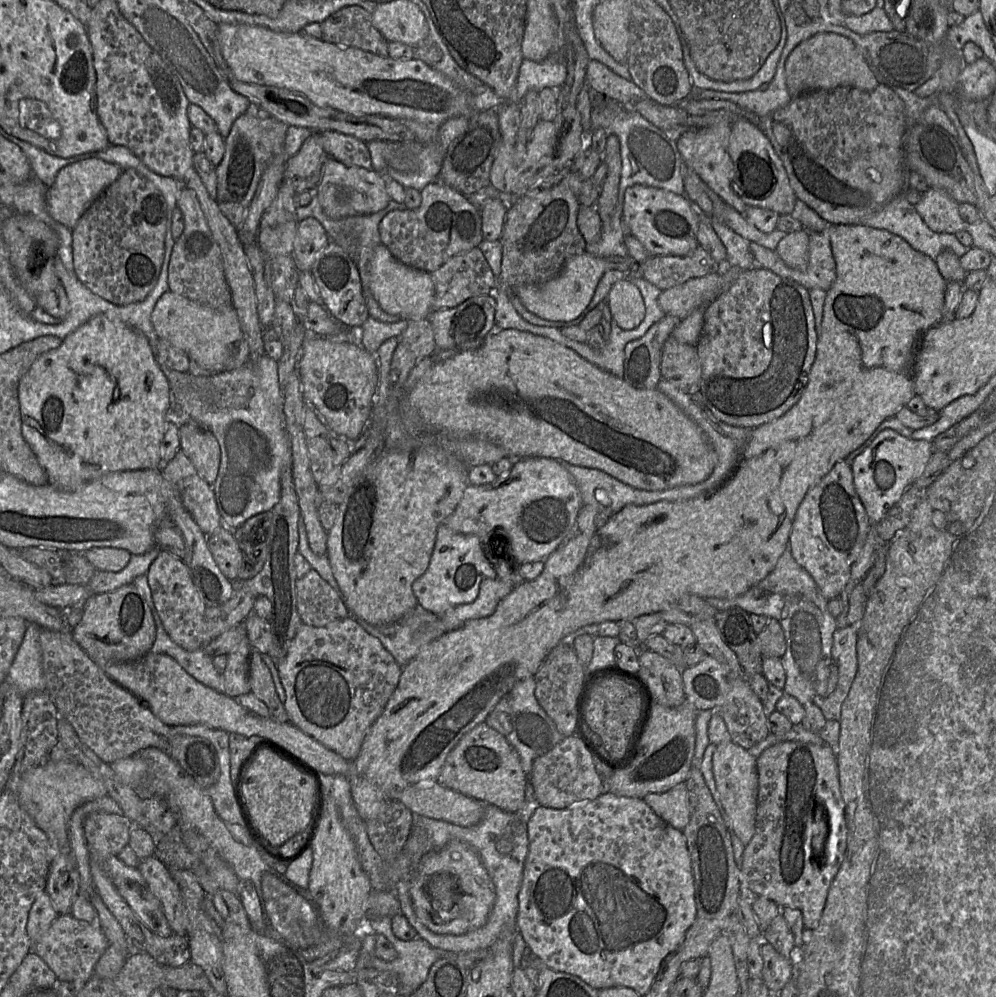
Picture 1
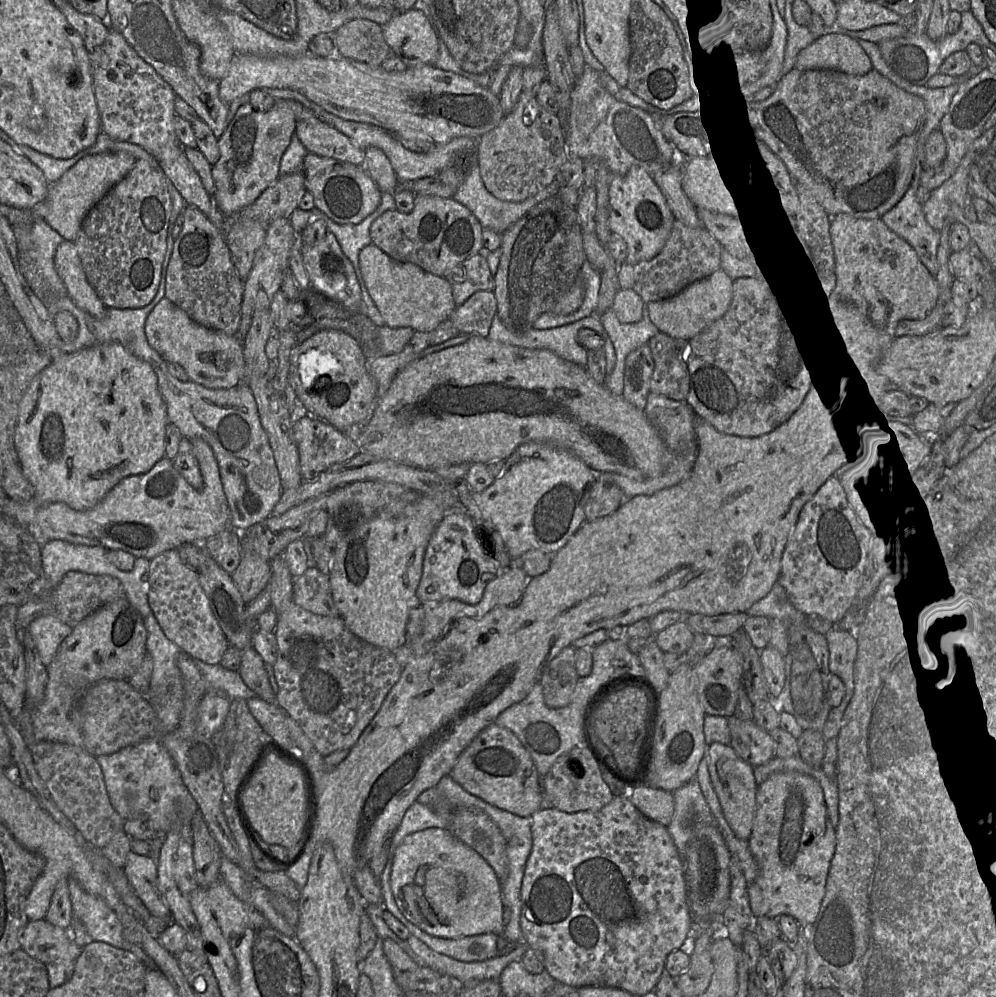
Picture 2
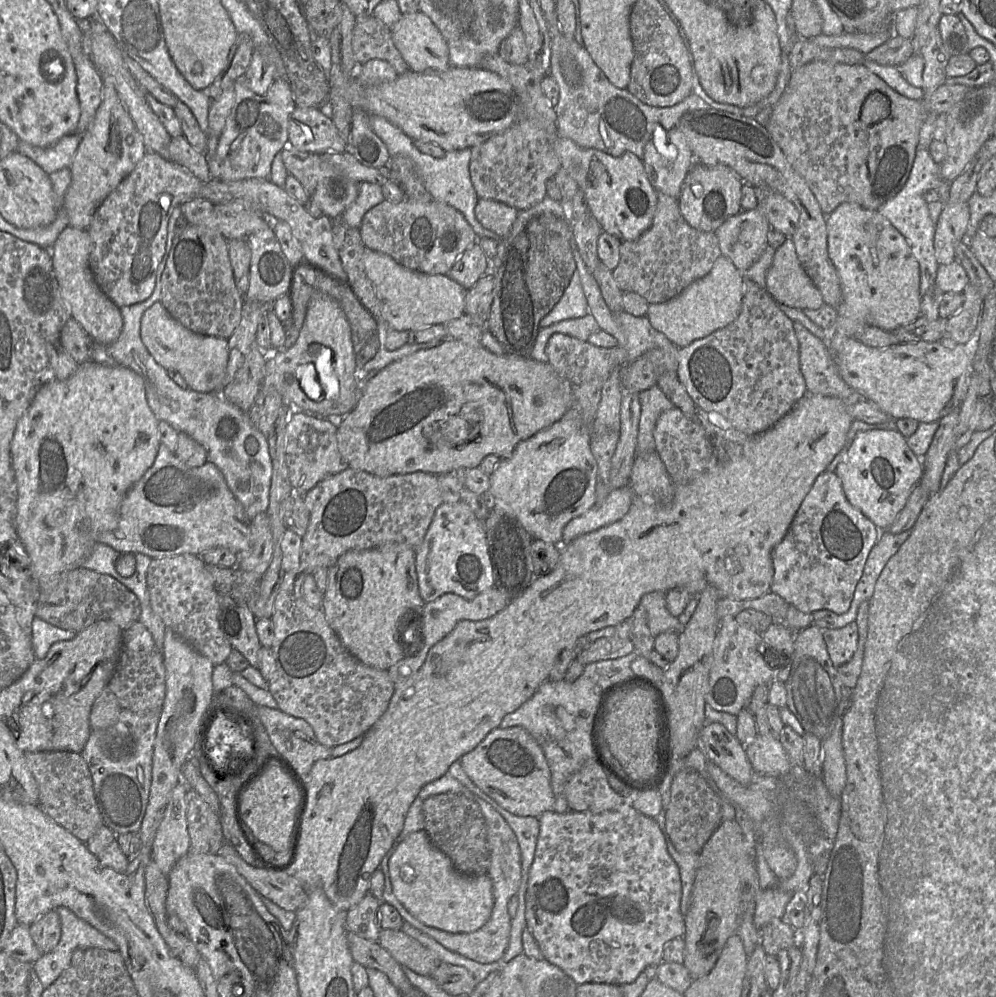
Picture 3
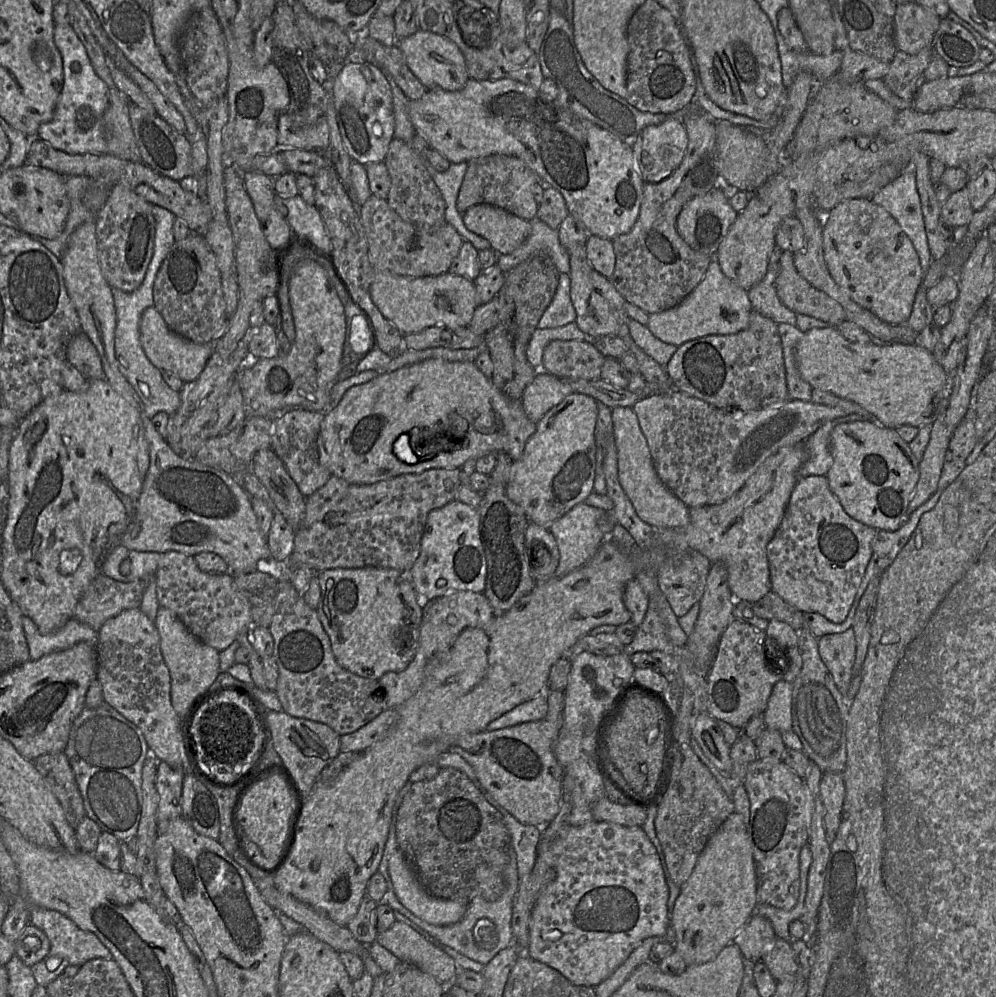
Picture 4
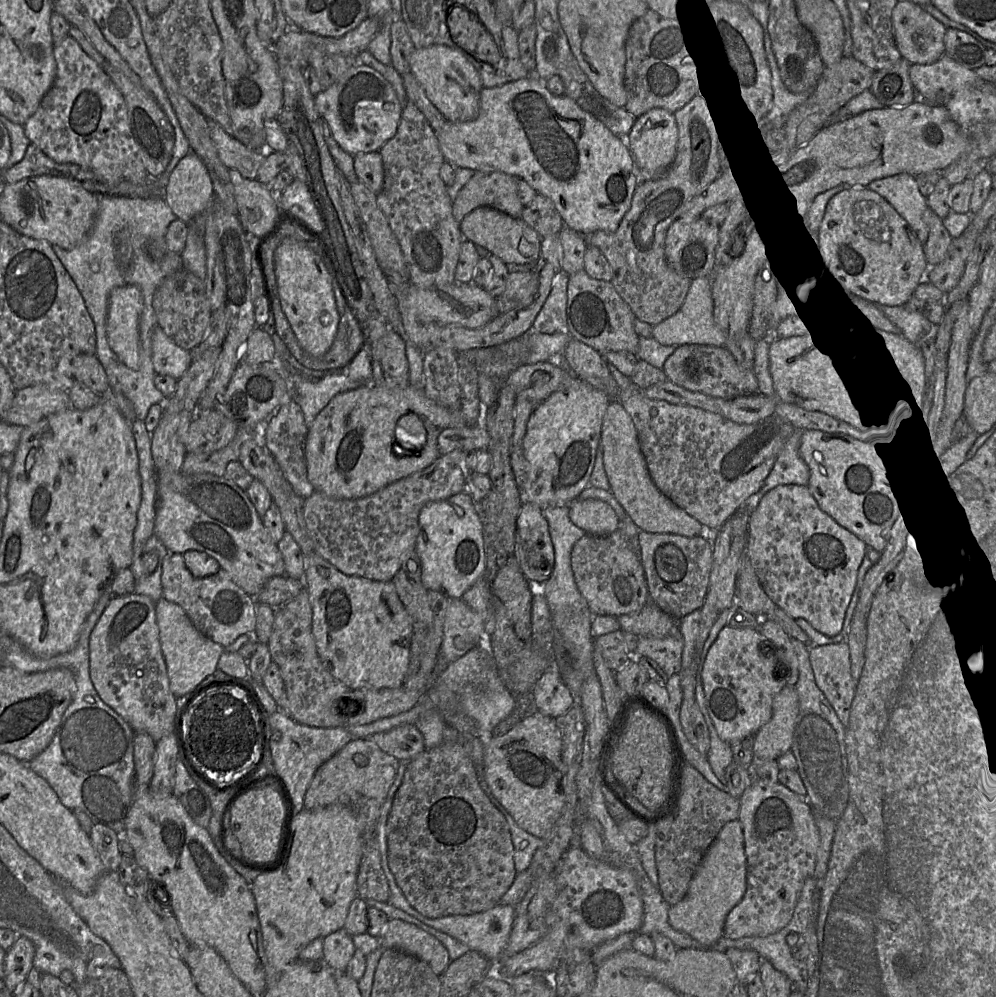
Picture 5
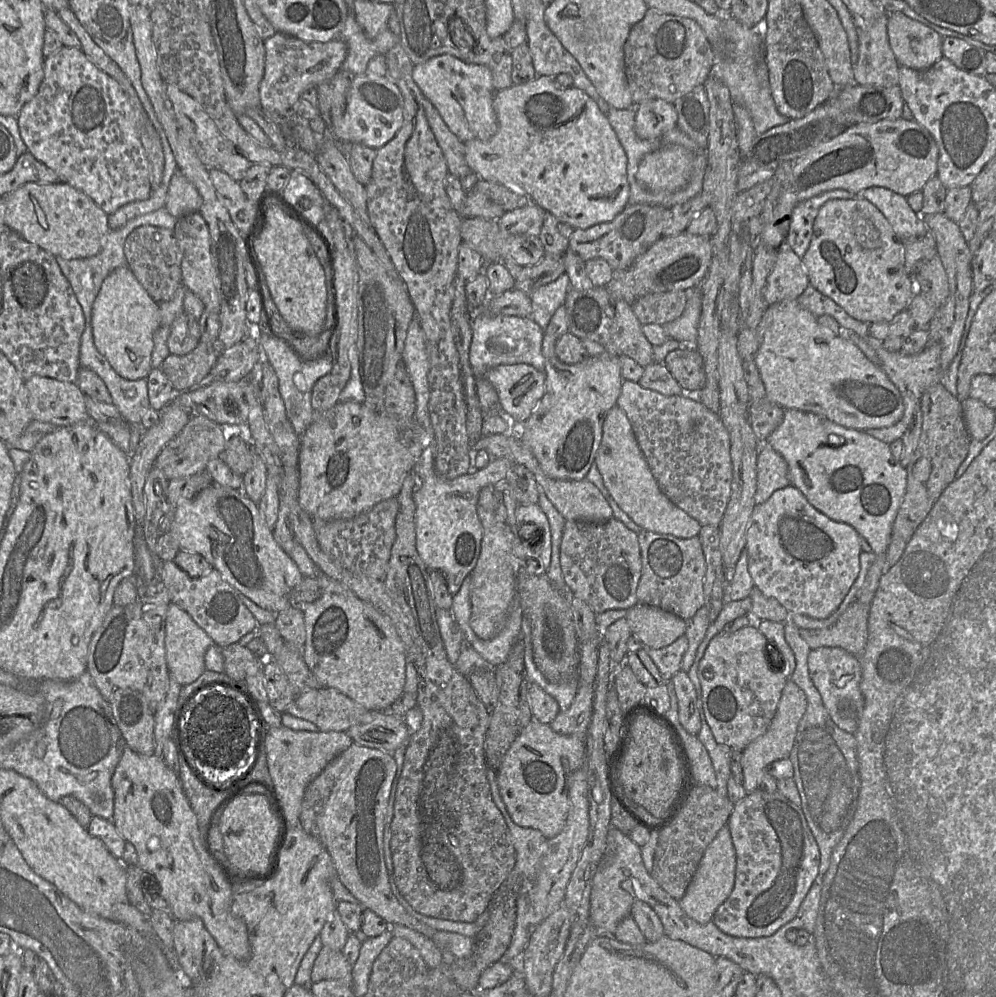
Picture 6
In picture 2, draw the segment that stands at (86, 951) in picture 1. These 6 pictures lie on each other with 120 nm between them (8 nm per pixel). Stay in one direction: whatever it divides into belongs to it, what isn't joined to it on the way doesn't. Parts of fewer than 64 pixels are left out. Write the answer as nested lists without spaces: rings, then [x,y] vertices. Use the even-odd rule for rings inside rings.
[[[45,919],[29,920],[20,936],[21,949],[44,963],[75,962],[83,948],[75,943],[69,928],[55,926]]]

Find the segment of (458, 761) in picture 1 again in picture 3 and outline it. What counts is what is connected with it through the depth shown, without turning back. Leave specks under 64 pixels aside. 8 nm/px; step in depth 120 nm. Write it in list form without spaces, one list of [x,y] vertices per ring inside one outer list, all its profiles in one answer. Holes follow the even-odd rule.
[[[521,726],[495,728],[470,752],[459,759],[463,771],[473,783],[506,811],[517,816],[538,818],[546,811],[554,811],[555,794],[551,772],[545,755],[532,735]]]

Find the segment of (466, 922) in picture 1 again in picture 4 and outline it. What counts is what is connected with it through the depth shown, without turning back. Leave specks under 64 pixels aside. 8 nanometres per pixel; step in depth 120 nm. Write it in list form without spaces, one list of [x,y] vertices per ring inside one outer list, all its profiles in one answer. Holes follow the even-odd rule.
[[[399,848],[390,858],[388,872],[398,901],[423,921],[448,926],[459,922],[465,915],[468,904],[436,898],[428,893]]]

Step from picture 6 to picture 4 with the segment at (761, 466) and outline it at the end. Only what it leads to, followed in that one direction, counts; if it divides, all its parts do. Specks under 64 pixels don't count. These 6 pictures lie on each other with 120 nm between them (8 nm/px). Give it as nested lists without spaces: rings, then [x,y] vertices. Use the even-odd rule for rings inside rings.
[[[843,417],[825,422],[803,443],[808,452],[808,459],[799,470],[799,478],[809,475],[825,476],[833,464],[830,431],[838,423],[845,423]]]

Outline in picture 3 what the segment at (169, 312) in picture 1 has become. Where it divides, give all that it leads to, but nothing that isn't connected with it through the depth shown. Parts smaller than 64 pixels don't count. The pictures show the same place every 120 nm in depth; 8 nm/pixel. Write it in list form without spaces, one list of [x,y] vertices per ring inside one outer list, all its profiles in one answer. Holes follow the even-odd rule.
[[[161,302],[154,303],[143,313],[140,335],[155,361],[167,371],[181,374],[191,390],[216,393],[223,388],[229,358],[227,339],[192,332],[171,317]]]

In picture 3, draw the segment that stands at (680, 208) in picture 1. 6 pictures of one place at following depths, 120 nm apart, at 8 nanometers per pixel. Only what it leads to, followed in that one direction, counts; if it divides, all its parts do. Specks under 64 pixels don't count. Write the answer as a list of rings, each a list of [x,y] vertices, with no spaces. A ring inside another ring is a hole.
[[[558,136],[554,151],[564,169],[575,180],[587,201],[588,211],[602,230],[621,241],[638,239],[652,224],[658,193],[650,183],[639,157],[626,152],[613,157],[593,148],[582,148],[568,138]]]

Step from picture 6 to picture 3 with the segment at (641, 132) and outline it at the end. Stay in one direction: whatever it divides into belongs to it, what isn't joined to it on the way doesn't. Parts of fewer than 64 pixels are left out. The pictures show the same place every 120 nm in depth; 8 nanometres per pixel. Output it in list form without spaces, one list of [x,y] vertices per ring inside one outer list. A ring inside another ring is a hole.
[[[657,126],[653,131],[652,138],[645,144],[641,161],[645,173],[657,193],[674,198],[679,198],[683,183],[695,163],[686,138],[677,126],[670,130]]]

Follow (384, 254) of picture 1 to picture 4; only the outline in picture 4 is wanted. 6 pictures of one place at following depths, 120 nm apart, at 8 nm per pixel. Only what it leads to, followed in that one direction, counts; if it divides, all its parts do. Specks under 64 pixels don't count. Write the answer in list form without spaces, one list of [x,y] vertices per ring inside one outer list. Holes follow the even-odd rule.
[[[374,270],[370,287],[373,302],[404,337],[433,326],[468,327],[477,303],[472,280],[449,272],[427,277],[404,277],[386,270]]]

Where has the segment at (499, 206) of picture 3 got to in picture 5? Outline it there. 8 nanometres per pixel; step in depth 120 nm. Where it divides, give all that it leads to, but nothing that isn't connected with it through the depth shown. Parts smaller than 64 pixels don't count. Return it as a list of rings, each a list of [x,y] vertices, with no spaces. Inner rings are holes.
[[[478,207],[460,222],[464,239],[485,248],[507,265],[534,265],[541,252],[540,235],[521,218],[513,218],[491,207]]]

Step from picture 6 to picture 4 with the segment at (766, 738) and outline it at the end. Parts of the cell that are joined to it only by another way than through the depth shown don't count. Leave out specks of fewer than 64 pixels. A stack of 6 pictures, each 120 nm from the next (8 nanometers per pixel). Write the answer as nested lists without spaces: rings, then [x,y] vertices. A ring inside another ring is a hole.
[[[784,679],[774,685],[763,713],[767,728],[781,733],[792,730],[792,691],[793,683]]]

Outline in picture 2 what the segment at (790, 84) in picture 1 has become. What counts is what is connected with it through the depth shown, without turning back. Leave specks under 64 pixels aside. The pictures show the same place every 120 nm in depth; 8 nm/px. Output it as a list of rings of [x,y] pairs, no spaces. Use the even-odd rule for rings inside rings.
[[[830,33],[816,38],[797,56],[799,70],[835,70],[849,75],[866,75],[873,69],[871,60],[857,39]]]

